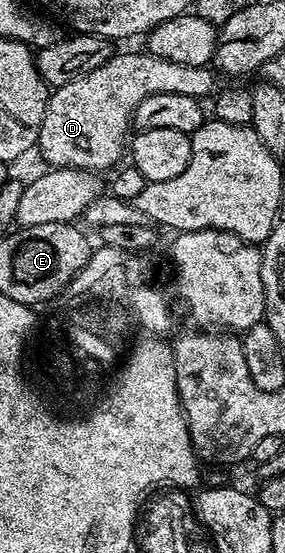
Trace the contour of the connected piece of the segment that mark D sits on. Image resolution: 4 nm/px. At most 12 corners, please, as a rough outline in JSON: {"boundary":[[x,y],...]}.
{"boundary":[[117,51],[49,95],[54,168],[121,163],[154,94],[211,97],[217,73]]}

